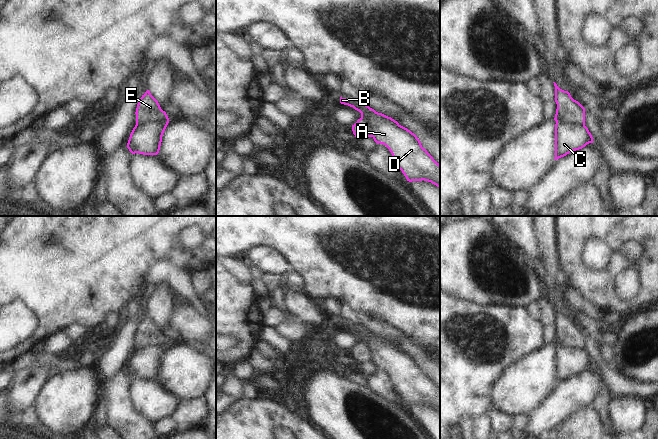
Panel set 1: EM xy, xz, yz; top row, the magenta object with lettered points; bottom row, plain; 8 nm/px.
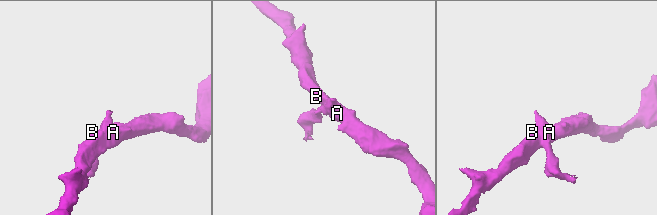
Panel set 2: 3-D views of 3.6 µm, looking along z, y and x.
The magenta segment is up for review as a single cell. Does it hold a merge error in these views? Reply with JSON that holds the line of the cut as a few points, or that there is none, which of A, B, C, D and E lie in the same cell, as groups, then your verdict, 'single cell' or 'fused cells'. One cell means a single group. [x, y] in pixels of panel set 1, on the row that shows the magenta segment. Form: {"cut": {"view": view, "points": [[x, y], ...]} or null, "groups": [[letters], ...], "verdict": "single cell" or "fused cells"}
{"cut": {"view": "xz", "points": [[364, 110], [363, 114], [370, 118], [374, 126], [373, 136]]}, "groups": [["A", "B", "C", "D"], ["E"]], "verdict": "fused cells"}

